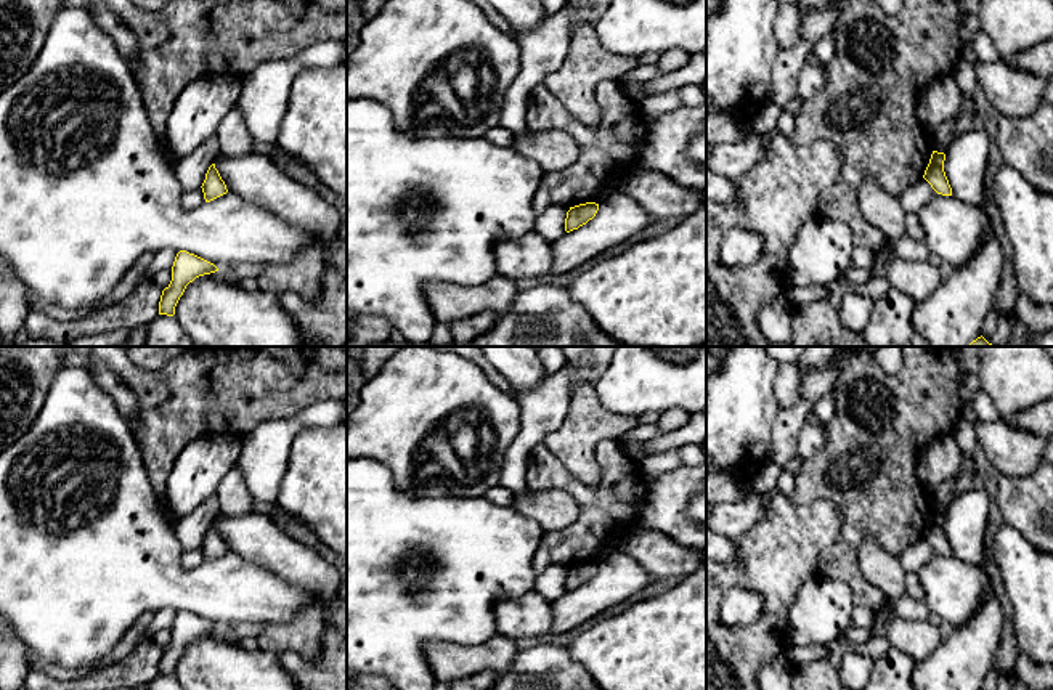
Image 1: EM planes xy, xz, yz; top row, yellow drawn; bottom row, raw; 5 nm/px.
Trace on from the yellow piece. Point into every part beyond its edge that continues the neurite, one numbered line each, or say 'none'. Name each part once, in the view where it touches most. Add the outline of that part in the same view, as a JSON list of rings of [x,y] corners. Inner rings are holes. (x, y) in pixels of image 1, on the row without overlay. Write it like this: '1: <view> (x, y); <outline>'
none

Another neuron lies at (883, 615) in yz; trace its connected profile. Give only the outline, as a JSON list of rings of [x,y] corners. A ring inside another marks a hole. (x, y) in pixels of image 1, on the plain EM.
[[[883,602],[878,610],[875,611],[875,621],[872,626],[872,632],[880,637],[886,637],[888,624],[894,616],[892,605]]]

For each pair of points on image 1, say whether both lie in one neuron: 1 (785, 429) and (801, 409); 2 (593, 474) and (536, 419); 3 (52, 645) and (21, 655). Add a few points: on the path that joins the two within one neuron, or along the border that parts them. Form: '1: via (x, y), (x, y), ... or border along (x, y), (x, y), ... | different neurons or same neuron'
1: via (788, 424), (798, 414) | same neuron
2: border along (572, 401), (565, 421), (541, 442) | different neurons
3: border along (16, 633), (32, 655) | different neurons

